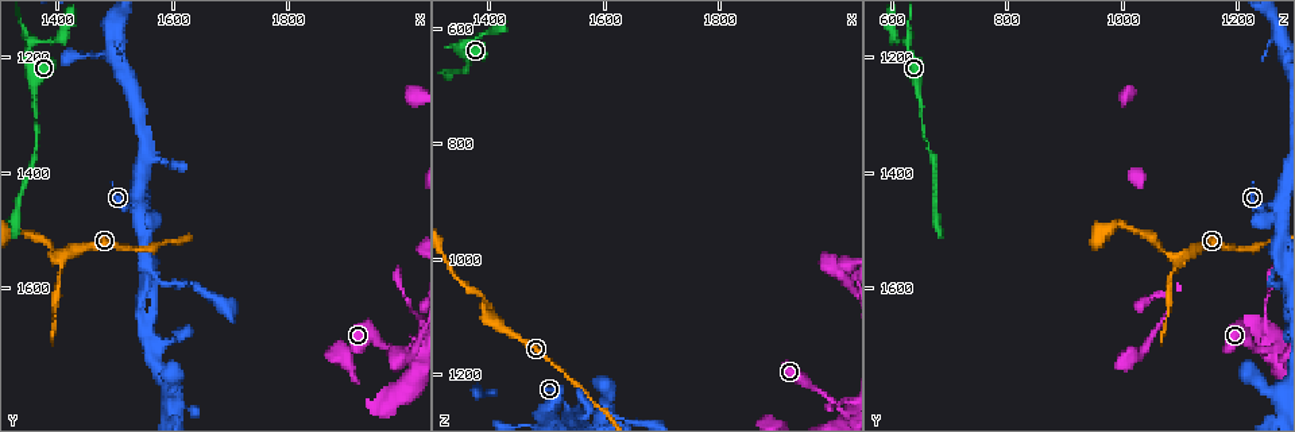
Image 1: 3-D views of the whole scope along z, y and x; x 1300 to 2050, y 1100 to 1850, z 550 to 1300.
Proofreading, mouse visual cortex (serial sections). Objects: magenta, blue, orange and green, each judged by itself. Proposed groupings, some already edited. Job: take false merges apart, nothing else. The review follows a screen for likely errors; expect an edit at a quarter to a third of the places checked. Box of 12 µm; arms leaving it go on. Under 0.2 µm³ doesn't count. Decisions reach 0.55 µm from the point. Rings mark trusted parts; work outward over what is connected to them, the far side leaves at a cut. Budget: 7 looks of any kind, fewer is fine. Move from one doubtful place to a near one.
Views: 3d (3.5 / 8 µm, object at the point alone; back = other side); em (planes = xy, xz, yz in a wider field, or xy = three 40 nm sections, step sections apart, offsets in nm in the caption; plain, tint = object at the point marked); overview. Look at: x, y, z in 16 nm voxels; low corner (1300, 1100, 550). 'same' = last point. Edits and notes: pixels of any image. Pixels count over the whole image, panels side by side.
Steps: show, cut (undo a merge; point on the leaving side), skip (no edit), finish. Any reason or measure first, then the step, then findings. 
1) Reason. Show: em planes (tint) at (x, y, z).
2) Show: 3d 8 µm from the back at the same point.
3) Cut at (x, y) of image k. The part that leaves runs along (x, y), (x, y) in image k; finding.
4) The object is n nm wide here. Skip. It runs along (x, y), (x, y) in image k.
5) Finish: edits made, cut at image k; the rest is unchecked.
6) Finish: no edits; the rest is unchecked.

Thick turns thin. Show: 3d 3.5 µm from the back at (2005, 1710, 1255).

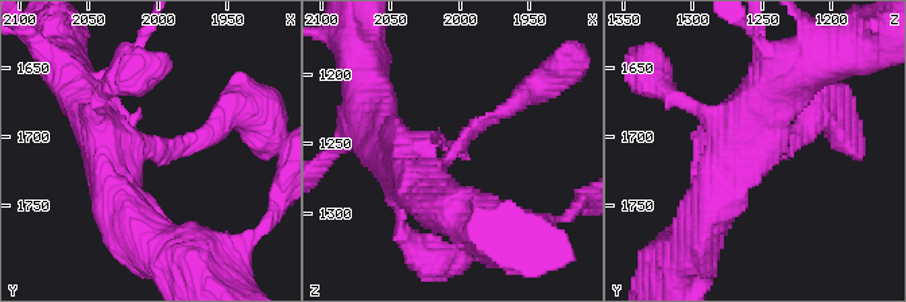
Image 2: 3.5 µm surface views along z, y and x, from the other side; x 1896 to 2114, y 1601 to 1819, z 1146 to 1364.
3 arms meet here; the arms are 200, 500, 700 nm wide; now the EM. Show: em xy step 2 (tint) at (2008, 1706, 1256).

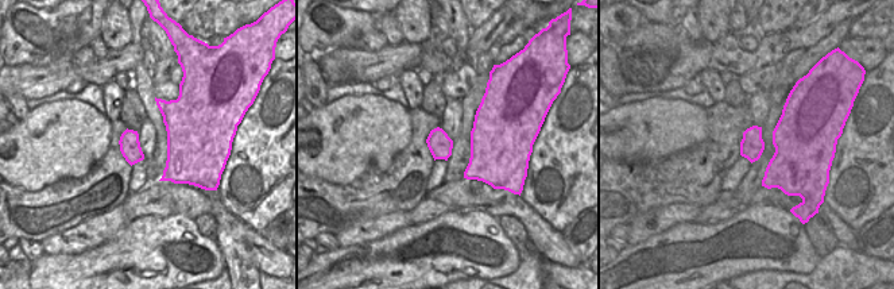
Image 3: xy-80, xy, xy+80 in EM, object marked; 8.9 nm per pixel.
Show: em xy step 1 (tint) at the same point.

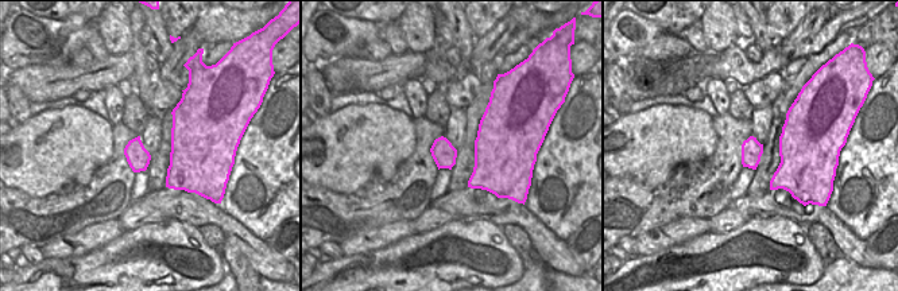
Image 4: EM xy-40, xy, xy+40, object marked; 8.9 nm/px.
Skip. It runs along (517, 100), (417, 186) in image 2; continuous, no second cell.

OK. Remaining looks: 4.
Sharp bend. Show: 3d 3.5 µm at (1585, 1595, 1255).

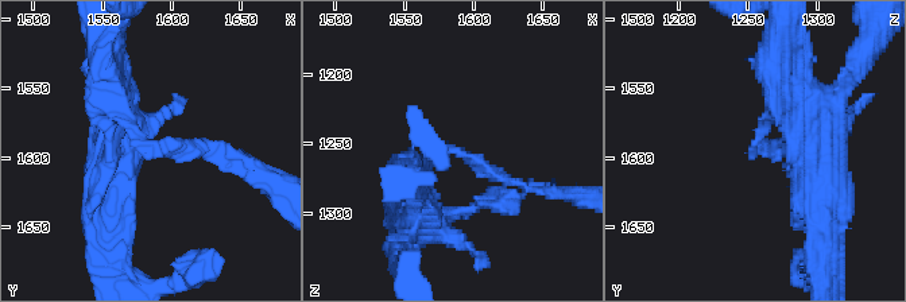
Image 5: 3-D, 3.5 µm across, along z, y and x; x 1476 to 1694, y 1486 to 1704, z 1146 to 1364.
The arms are 150, 300 nm wide. Show: em planes (tint) at (1584, 1590, 1256).

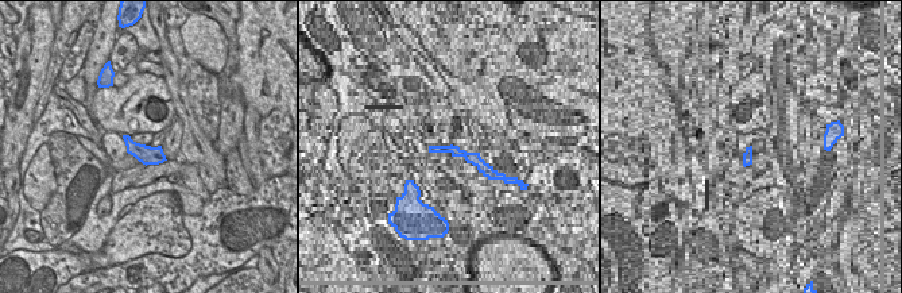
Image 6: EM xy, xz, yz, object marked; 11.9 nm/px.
Skip. It runs along (111, 78), (148, 144), (231, 165) in image 5; all the same cell.

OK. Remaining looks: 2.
A narrow waist. Show: 3d 8 µm at (1395, 1550, 1090).

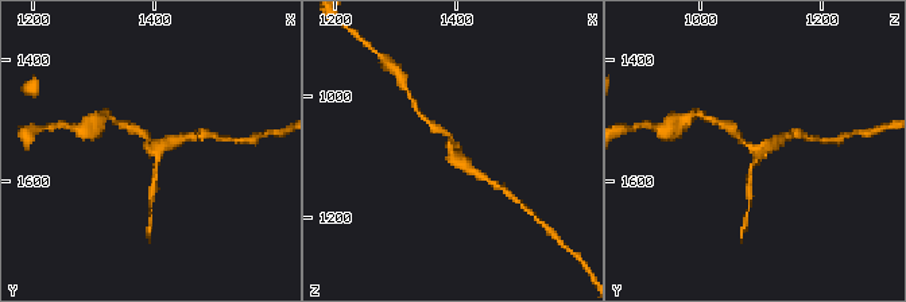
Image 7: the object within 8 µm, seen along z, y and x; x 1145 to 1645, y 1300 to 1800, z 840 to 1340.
Need the tissue. Show: em xy step 2 (tint) at (1395, 1540, 1090).

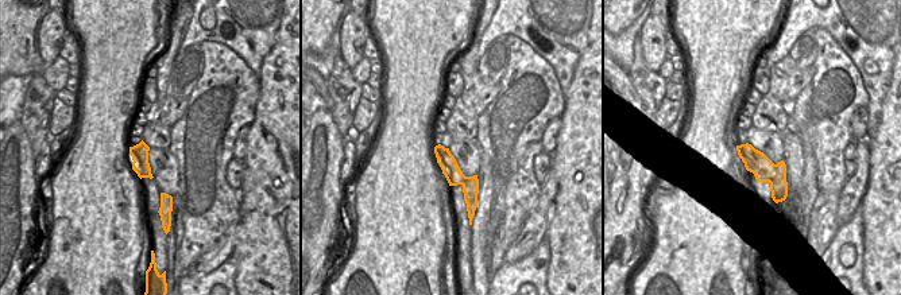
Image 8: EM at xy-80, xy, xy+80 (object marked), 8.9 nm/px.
Skip. It runs along (439, 148), (471, 189), (474, 202) in image 8; one cell here.

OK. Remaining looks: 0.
Finish: no edits; the rest is unchecked.

